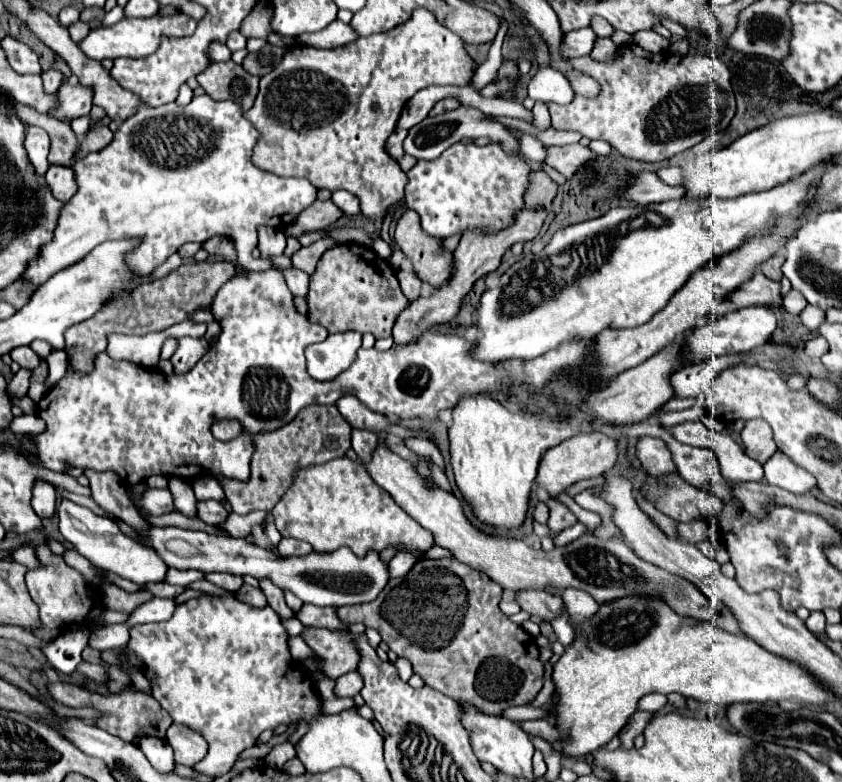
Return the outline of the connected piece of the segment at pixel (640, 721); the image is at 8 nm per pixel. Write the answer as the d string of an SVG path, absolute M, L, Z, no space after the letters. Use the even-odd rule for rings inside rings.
M637 711L637 713L627 721L627 725L623 727L623 731L619 733L621 745L627 747L627 749L633 747L633 739L643 733L643 729L647 727L647 723L649 723L649 719L651 719L653 715L655 715L655 713L649 713L649 711Z

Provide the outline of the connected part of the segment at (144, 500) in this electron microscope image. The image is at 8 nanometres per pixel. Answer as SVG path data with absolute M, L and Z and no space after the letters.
M167 487L165 489L147 489L141 497L141 505L143 505L143 509L147 509L153 515L165 515L165 513L175 511L173 495Z

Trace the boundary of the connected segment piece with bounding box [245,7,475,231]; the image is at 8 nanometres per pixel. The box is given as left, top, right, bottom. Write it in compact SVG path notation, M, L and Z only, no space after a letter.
M425 7L415 9L413 11L413 17L407 23L403 23L403 27L395 27L387 35L375 33L375 35L369 35L369 37L359 37L359 39L355 39L355 41L351 41L351 43L347 43L343 47L337 47L337 49L317 49L317 47L309 47L309 45L297 45L297 47L293 47L293 49L289 49L285 53L283 61L271 73L267 73L267 75L261 77L259 95L255 99L255 105L249 111L245 111L245 119L249 119L253 123L253 127L259 131L259 135L261 135L259 137L259 143L253 149L253 163L259 169L265 169L269 173L275 173L279 177L301 177L301 179L309 179L309 183L315 183L317 189L329 189L329 191L343 189L343 191L353 193L359 199L361 215L365 215L367 219L373 221L375 231L381 231L387 209L395 201L403 199L403 189L407 185L405 171L399 167L397 159L393 159L385 151L387 137L393 133L405 101L409 101L419 89L429 87L429 85L467 85L471 81L471 77L473 77L473 67L475 67L475 61L463 49L463 41L459 39L459 35L455 35L451 29L439 25L439 19L431 17L431 11L427 11Z

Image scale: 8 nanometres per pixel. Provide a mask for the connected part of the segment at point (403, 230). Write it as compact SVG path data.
M407 209L397 221L395 243L411 259L415 275L433 285L441 287L451 275L451 253L443 251L439 241L427 235L419 225L419 215Z

